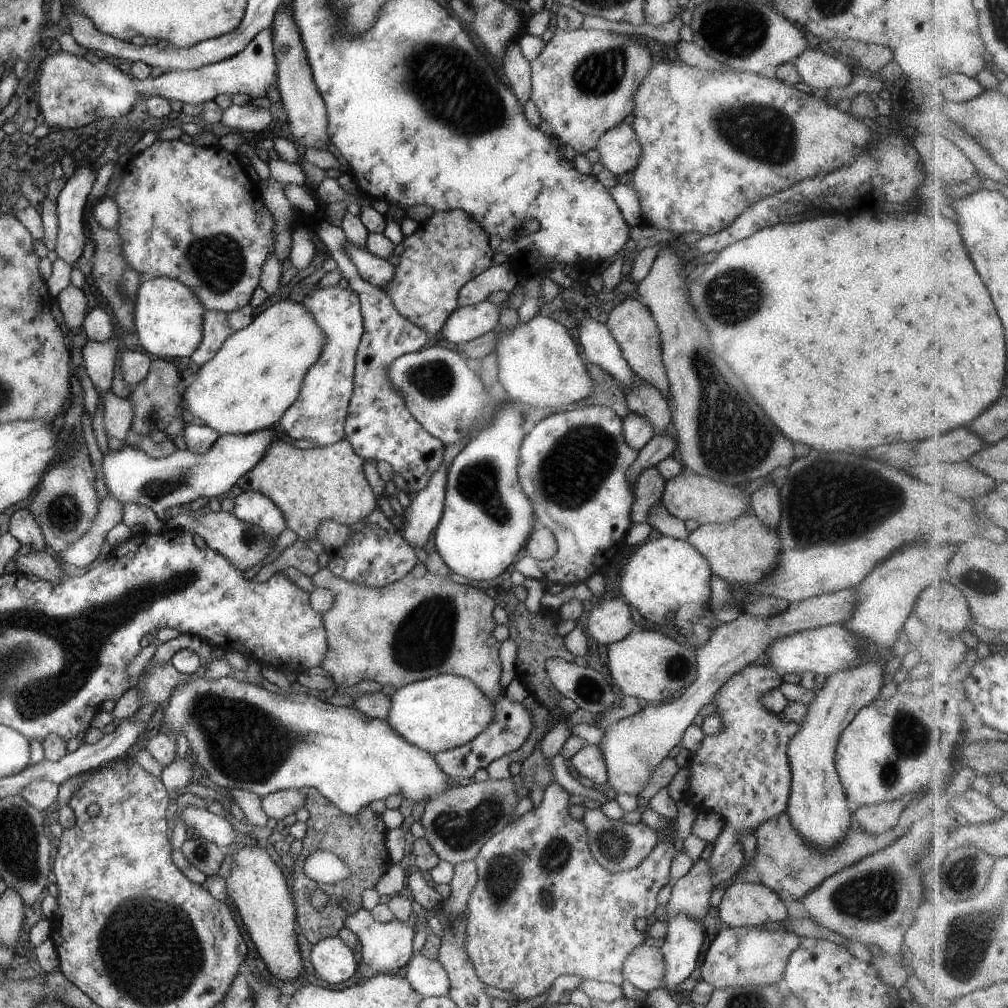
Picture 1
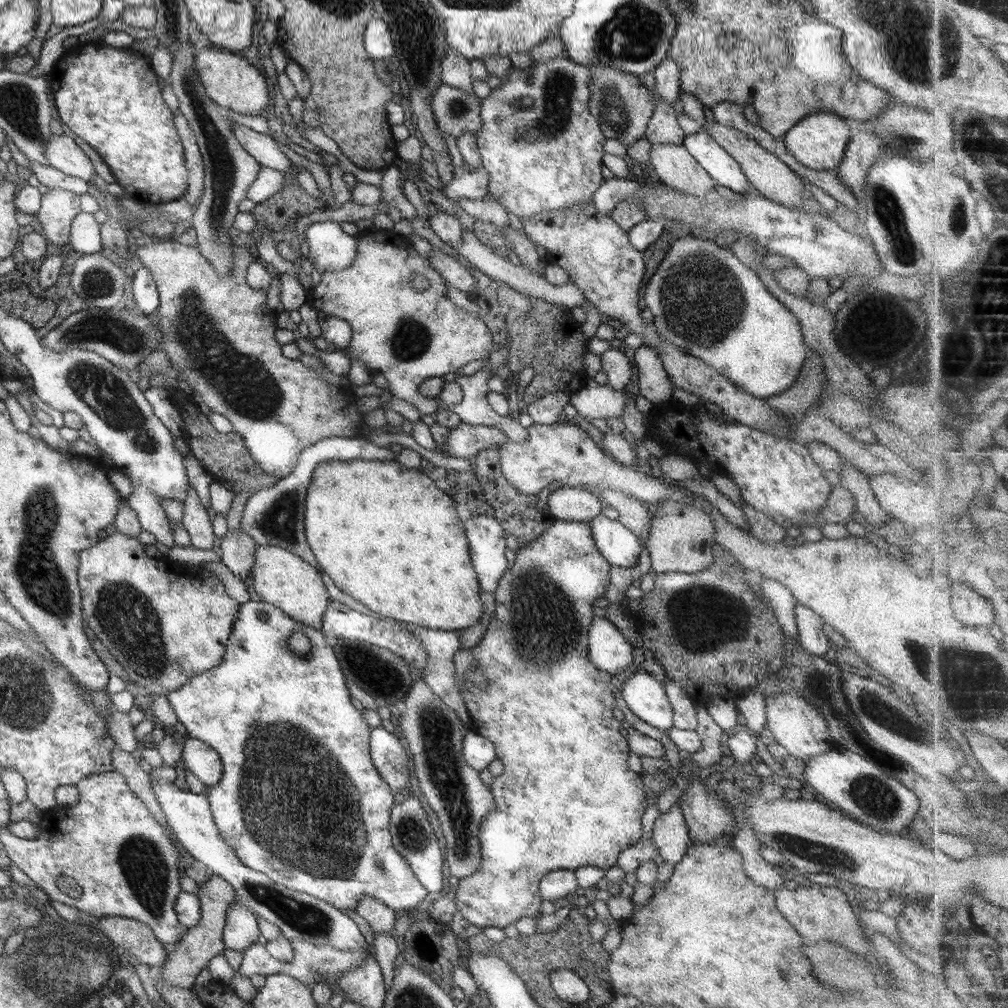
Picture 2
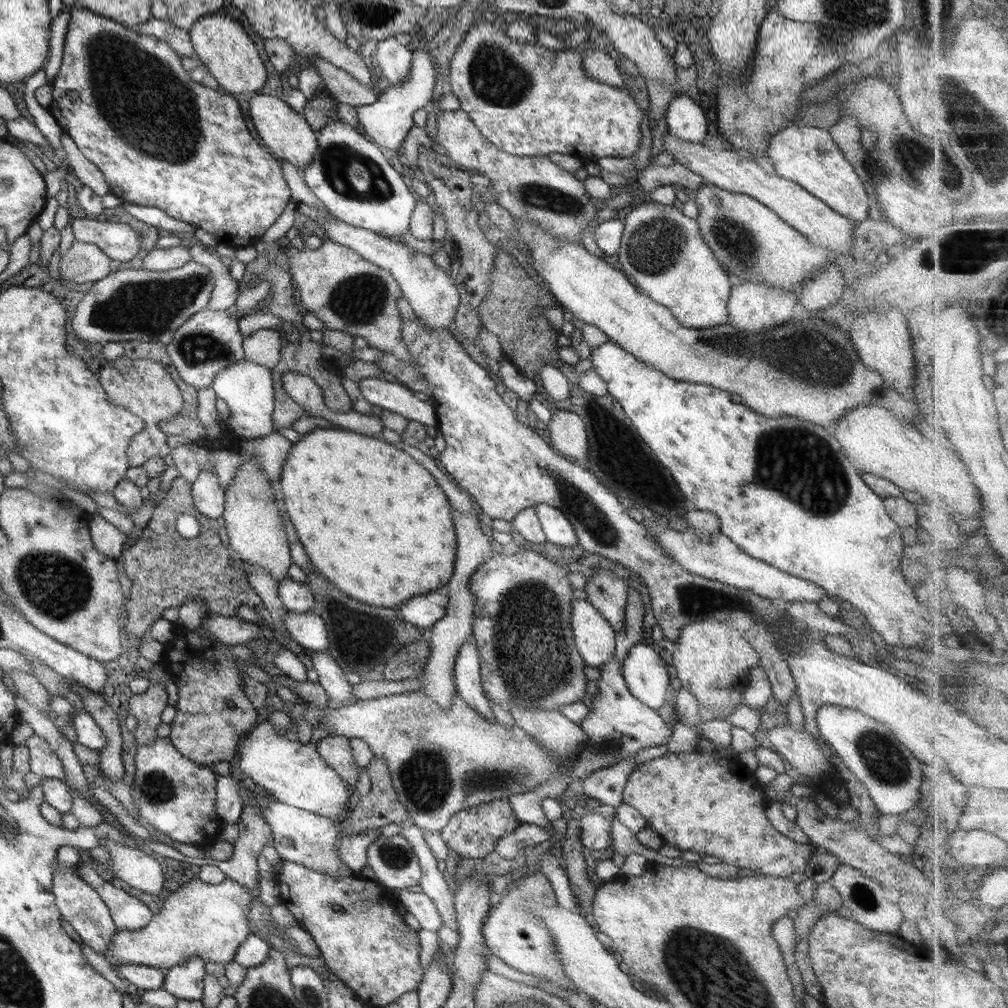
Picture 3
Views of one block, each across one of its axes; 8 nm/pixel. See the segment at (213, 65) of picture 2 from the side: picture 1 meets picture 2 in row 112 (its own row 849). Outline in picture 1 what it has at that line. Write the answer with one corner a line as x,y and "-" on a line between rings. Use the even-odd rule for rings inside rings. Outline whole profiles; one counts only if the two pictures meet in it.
263,846
243,847
232,856
230,876
225,879
227,897
230,896
239,912
239,916
244,924
249,938
252,940
258,952
258,956
266,964
268,971
279,980
293,983
299,977
304,975
303,960
299,955
299,947
297,947
297,939
295,939
296,912
295,900
287,882
281,873
281,870
271,861
268,852

